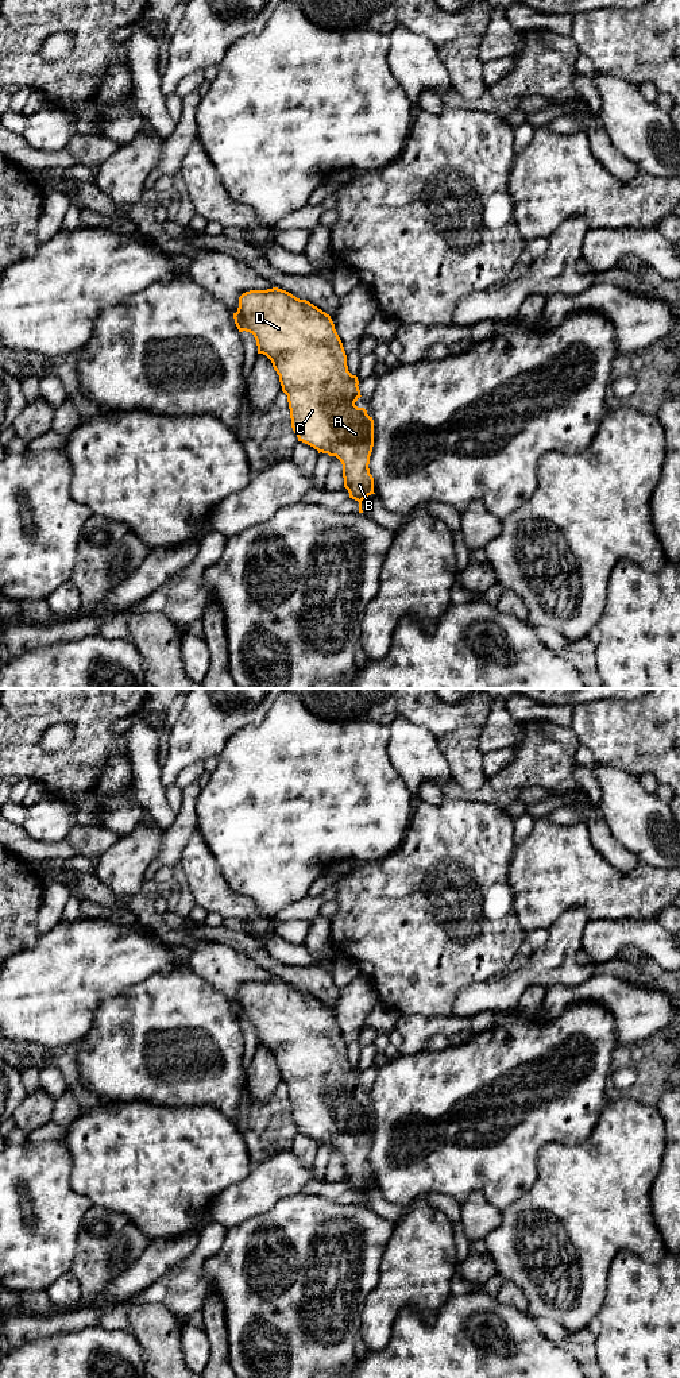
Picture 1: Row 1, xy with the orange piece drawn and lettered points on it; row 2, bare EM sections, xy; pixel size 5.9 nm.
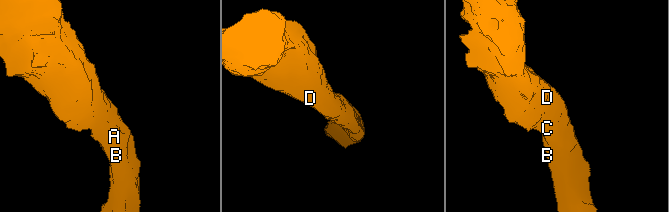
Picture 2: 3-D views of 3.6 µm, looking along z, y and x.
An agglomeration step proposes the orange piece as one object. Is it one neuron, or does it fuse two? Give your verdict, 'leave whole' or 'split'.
leave whole

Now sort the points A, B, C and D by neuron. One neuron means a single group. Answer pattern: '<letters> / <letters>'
A B C D

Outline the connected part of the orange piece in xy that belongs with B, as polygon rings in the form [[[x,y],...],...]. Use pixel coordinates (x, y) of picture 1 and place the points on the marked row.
[[[273,287],[243,293],[233,319],[239,332],[254,335],[258,354],[266,355],[279,375],[298,441],[341,462],[344,487],[349,498],[359,502],[359,513],[363,513],[362,501],[375,494],[368,468],[374,447],[374,420],[364,408],[355,405],[362,397],[359,381],[348,371],[347,355],[331,316],[306,300]]]

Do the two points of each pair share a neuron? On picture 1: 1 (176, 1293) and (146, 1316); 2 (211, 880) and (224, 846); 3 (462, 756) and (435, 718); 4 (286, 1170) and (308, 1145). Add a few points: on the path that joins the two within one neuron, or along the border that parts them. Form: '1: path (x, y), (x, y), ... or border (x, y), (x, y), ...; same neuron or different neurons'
1: border (130, 1301), (162, 1304), (182, 1320); different neurons
2: border (203, 836), (219, 872), (235, 891); different neurons
3: path (460, 747), (444, 728); same neuron
4: border (289, 1149), (304, 1166), (313, 1166); different neurons

